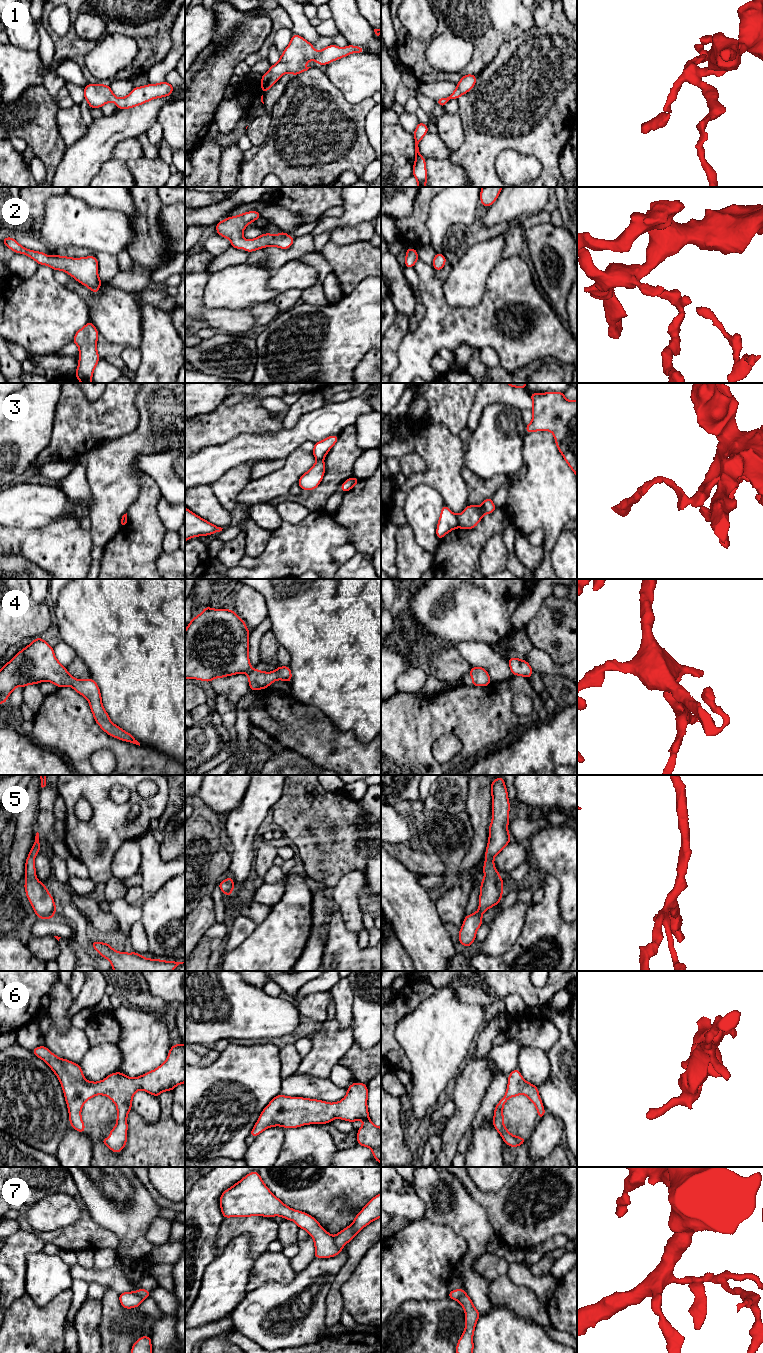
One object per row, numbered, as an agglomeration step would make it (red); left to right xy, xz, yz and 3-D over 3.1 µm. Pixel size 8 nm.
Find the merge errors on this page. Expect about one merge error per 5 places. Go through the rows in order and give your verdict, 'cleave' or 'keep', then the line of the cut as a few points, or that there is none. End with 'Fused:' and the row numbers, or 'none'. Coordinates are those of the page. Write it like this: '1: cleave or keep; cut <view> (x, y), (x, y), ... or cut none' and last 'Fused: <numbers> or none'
1: keep; cut none
2: keep; cut none
3: cleave; cut yz (456, 515), (456, 524), (458, 526)
4: keep; cut none
5: keep; cut none
6: keep; cut none
7: cleave; cut xz (333, 1236), (334, 1243), (341, 1250)
Fused: 3, 7

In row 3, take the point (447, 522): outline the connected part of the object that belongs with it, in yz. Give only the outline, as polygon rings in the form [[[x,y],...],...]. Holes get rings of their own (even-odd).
[[[445,504],[441,509],[441,514],[436,529],[436,536],[441,540],[448,532],[456,529],[457,515],[454,514]]]

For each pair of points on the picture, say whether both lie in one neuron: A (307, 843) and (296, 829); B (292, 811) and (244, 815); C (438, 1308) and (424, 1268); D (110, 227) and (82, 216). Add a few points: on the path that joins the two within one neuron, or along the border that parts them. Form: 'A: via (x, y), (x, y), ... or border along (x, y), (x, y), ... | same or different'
A: via (304, 840), (299, 832) | same
B: border along (282, 791), (279, 799), (270, 808) | different
C: border along (447, 1297), (441, 1300), (413, 1300) | different
D: via (103, 227), (93, 227), (89, 223) | same

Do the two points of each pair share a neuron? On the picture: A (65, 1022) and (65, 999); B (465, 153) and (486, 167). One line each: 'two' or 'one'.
A: one
B: one

